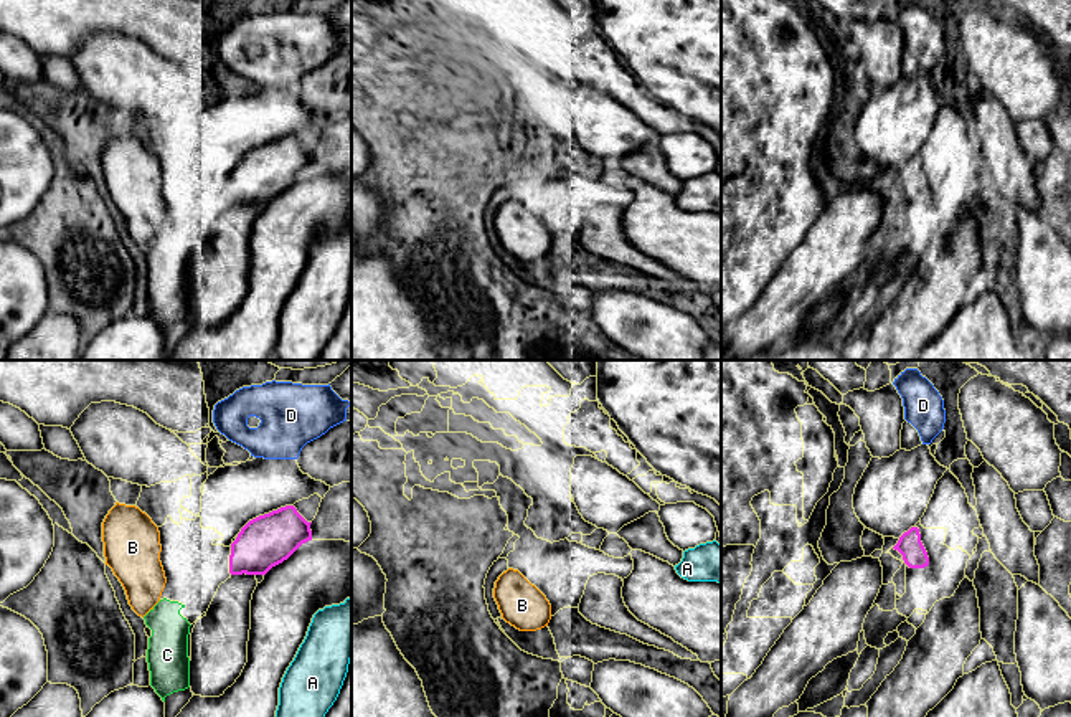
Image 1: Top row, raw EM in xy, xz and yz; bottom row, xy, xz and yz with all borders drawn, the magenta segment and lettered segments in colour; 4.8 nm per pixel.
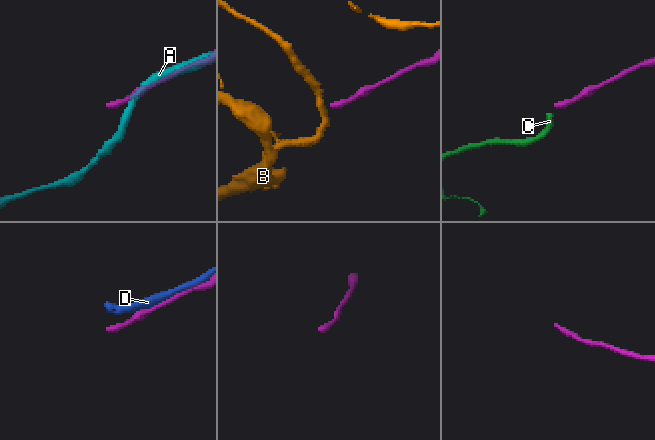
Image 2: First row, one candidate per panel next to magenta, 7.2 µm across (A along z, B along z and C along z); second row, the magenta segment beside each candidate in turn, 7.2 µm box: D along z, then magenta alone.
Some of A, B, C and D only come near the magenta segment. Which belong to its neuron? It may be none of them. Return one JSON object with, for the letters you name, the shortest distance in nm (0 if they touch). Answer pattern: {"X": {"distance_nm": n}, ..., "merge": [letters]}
{"merge": []}

